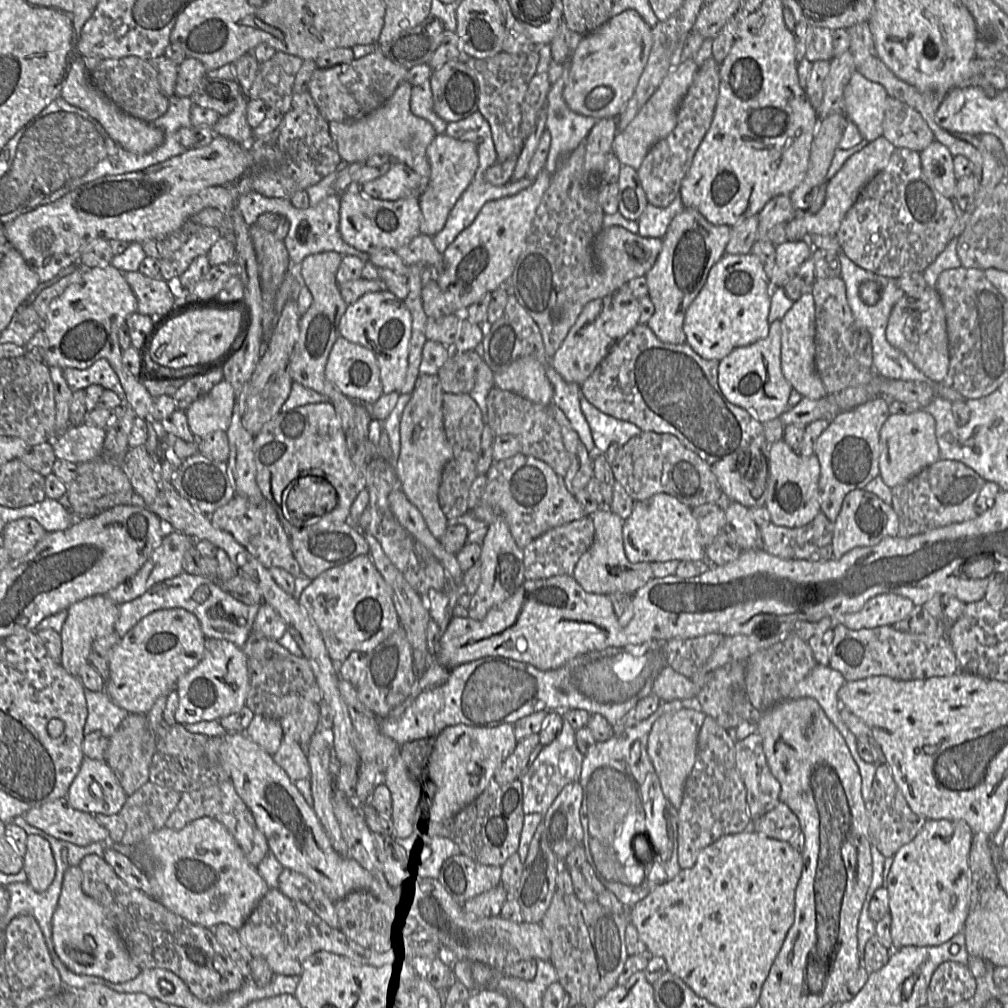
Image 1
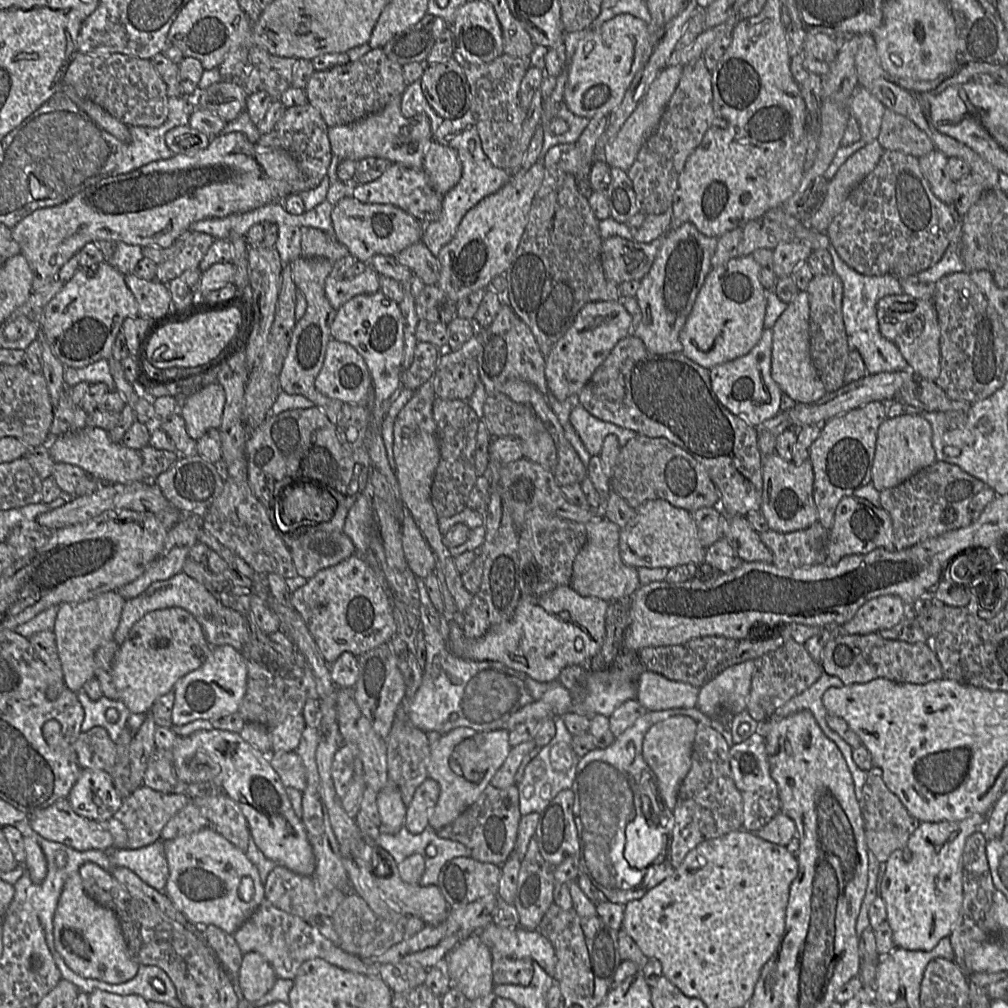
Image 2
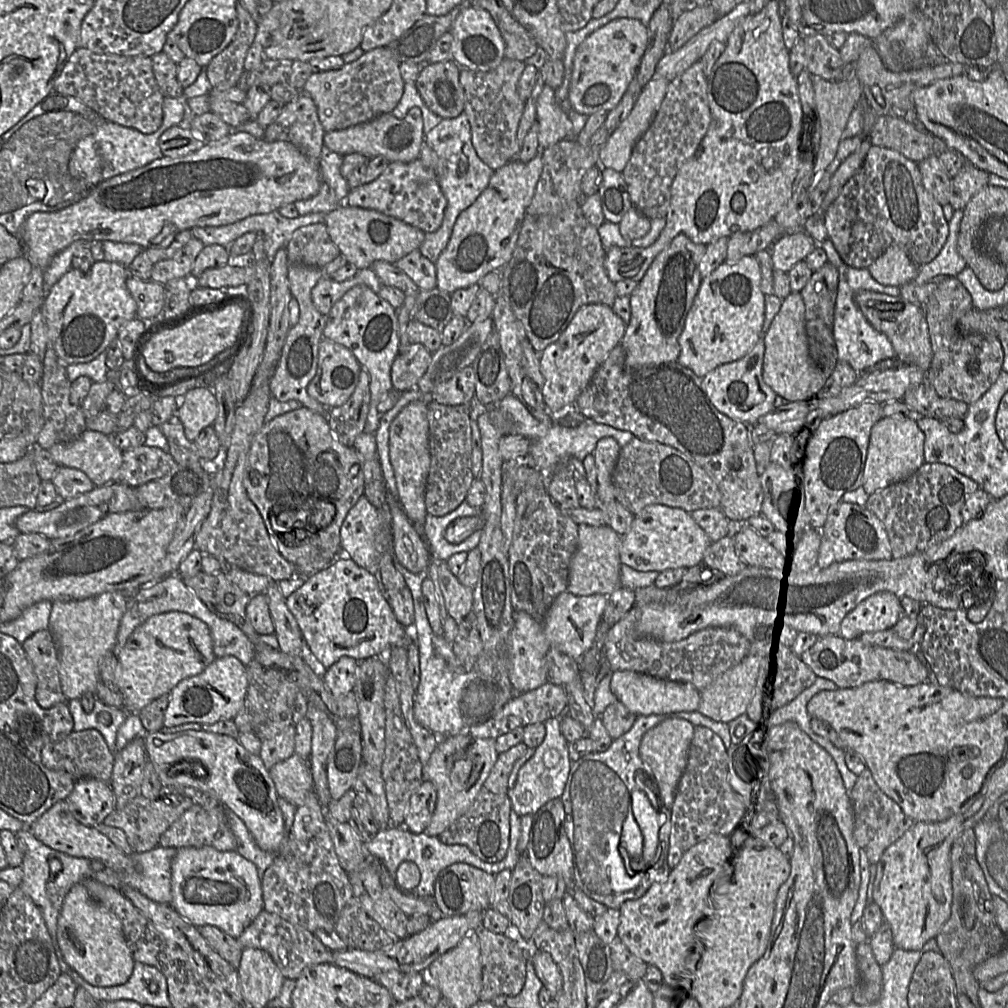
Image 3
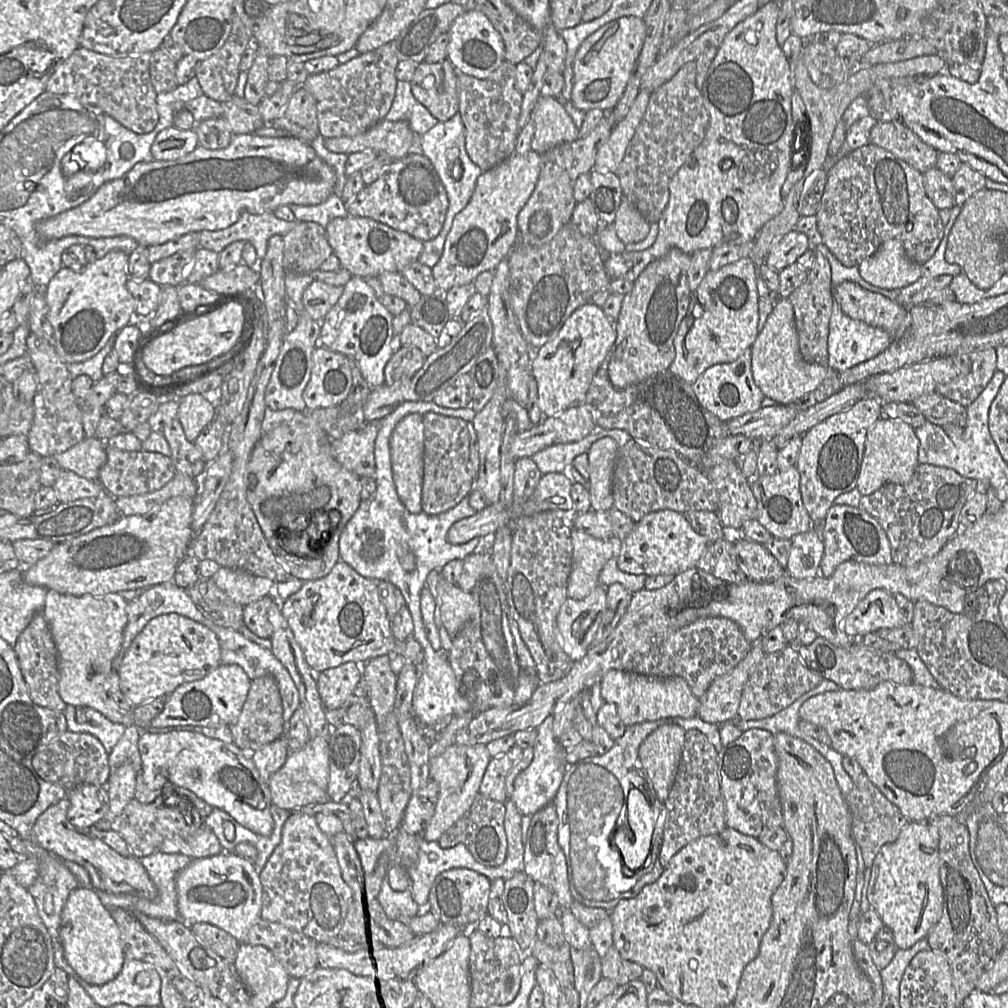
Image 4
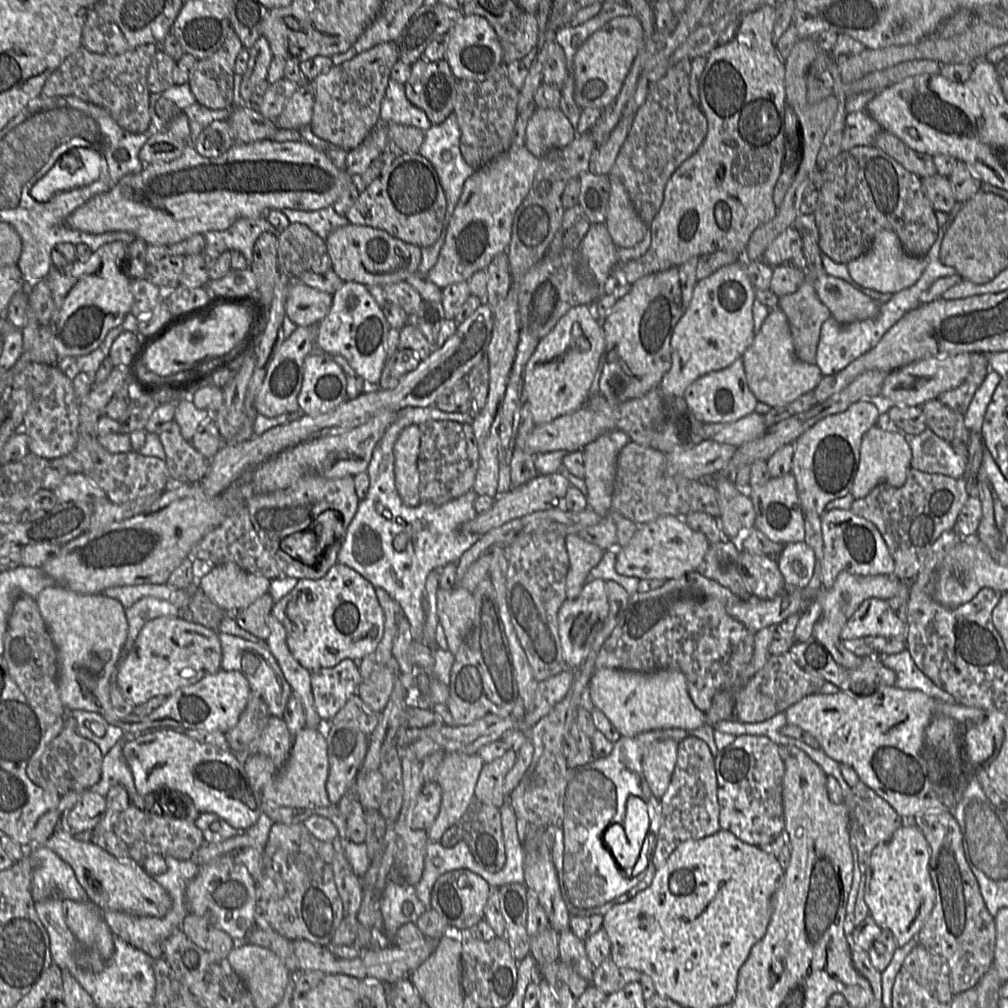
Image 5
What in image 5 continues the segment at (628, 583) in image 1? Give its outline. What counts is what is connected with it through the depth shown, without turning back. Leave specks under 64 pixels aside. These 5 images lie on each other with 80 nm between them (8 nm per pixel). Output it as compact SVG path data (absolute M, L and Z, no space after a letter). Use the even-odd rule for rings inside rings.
M580 534L566 536L566 549L569 556L569 569L566 576L566 597L579 596L591 569L602 559L605 550L583 539Z

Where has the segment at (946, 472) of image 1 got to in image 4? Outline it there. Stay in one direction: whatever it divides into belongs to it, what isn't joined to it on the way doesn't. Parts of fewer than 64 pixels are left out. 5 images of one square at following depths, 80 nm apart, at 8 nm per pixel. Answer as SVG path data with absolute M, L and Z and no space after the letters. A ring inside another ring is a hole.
M919 464L908 483L884 484L874 493L862 496L858 507L876 519L885 531L890 543L892 563L910 567L933 557L960 530L961 510L980 488L979 482L964 478L950 468Z

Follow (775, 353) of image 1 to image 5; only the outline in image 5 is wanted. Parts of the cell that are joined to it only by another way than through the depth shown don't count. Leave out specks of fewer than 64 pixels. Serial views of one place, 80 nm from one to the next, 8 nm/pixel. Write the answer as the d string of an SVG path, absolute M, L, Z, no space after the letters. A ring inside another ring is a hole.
M742 358L725 369L698 378L685 389L683 398L694 417L703 424L736 422L753 413L758 403L747 385Z

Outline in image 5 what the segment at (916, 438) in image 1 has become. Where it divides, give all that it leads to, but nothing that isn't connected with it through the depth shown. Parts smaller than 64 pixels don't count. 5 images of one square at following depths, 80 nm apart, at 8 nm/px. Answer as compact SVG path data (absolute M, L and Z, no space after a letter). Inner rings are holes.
M871 427L862 437L860 459L850 494L855 500L867 496L878 484L901 487L906 481L912 458L908 437L895 429Z

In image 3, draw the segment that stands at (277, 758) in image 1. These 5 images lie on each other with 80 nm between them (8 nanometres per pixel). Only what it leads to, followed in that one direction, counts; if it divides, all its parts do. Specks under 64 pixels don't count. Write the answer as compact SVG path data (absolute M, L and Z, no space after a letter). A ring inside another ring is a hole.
M293 754L269 771L278 796L297 808L304 804L313 791L310 758L307 760Z

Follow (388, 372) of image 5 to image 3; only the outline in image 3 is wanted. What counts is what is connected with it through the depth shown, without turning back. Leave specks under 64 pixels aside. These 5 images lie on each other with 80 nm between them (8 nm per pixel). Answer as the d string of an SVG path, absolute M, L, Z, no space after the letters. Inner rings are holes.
M412 343L398 353L391 365L393 388L403 392L415 388L431 361L432 353L420 343Z

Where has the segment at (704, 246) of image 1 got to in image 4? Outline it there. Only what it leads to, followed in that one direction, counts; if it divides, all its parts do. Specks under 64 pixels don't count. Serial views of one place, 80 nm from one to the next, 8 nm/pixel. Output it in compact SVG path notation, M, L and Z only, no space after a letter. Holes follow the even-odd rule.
M673 248L663 257L650 263L634 281L632 291L624 296L619 316L615 320L616 340L609 351L608 375L615 388L625 389L669 369L675 358L674 339L693 294L687 281L690 263L691 254Z

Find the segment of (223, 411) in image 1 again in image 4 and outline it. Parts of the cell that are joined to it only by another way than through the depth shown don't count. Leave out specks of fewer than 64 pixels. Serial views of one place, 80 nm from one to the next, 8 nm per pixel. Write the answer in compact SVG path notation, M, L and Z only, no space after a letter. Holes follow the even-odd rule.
M199 393L178 398L178 403L177 419L183 427L186 439L194 442L202 429L214 420L216 403Z

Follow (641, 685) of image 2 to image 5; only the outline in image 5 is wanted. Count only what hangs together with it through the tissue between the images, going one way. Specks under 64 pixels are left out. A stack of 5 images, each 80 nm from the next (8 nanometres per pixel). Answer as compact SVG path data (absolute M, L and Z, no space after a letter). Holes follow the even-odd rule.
M609 668L596 669L587 691L594 707L606 715L623 737L632 737L657 729L693 730L706 723L705 713L693 703L687 690L686 678L679 670L634 672Z

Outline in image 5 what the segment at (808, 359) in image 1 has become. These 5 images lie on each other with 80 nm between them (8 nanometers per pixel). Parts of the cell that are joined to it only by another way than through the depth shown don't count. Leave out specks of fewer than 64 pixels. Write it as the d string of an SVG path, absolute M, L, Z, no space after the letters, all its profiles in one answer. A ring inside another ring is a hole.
M779 307L770 310L741 358L749 389L758 402L771 408L787 405L813 391L823 377L817 365L804 363L797 358L787 317Z

